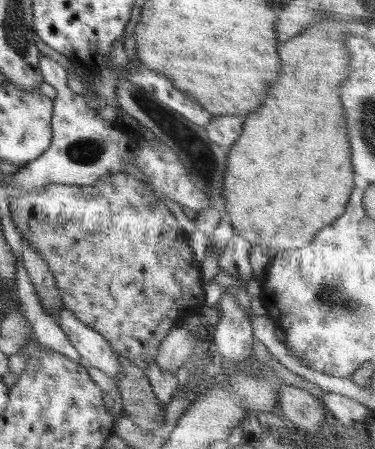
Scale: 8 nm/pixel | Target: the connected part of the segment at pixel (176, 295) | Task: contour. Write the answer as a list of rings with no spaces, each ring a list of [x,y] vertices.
[[[126,173],[114,174],[109,175],[105,180],[100,180],[97,184],[83,186],[52,183],[46,189],[42,189],[41,192],[36,191],[25,196],[17,196],[17,198],[11,198],[9,201],[10,217],[16,224],[20,239],[27,241],[30,247],[41,253],[42,259],[46,259],[48,268],[50,268],[56,286],[60,291],[64,309],[69,311],[77,320],[100,333],[111,344],[113,350],[116,350],[120,356],[124,356],[126,360],[136,364],[143,371],[146,371],[146,366],[154,364],[160,343],[166,338],[166,334],[172,328],[179,327],[181,323],[186,323],[191,317],[197,316],[203,309],[205,304],[202,263],[194,259],[194,250],[188,244],[191,238],[190,234],[178,224],[165,204],[150,192],[147,192],[147,186],[136,180],[134,176]]]

